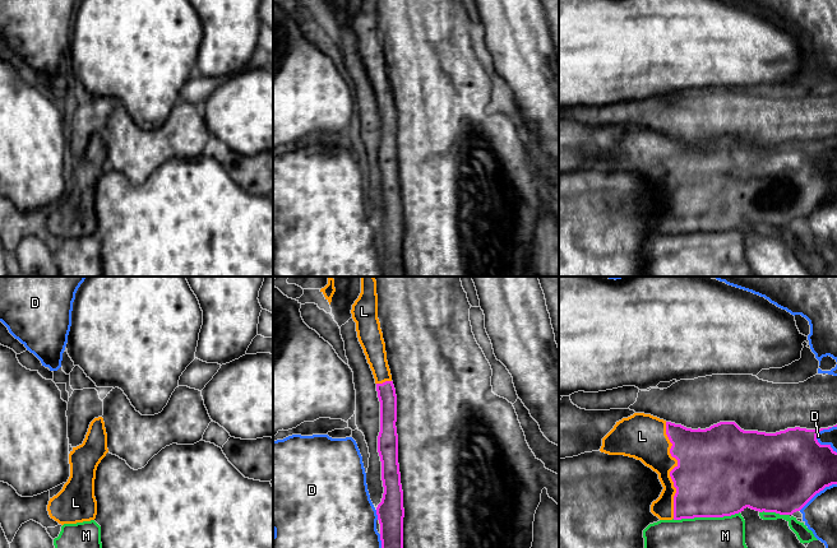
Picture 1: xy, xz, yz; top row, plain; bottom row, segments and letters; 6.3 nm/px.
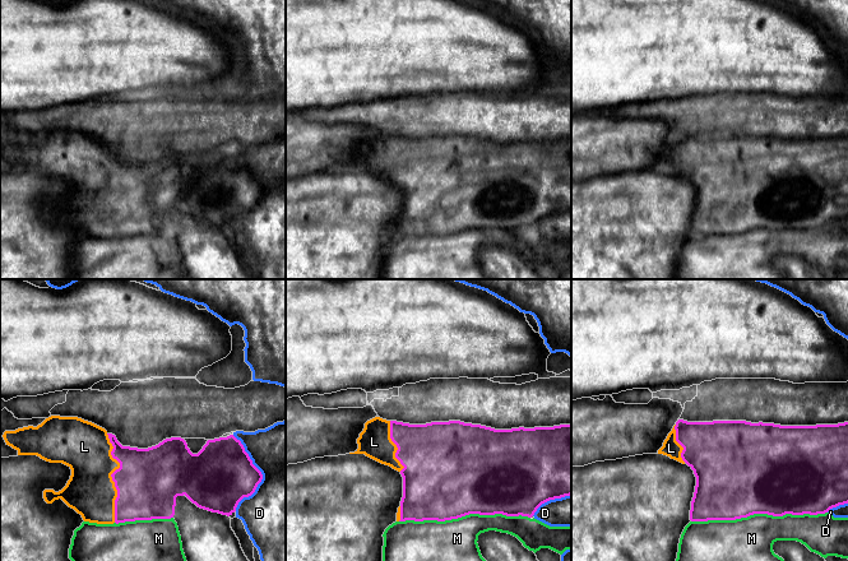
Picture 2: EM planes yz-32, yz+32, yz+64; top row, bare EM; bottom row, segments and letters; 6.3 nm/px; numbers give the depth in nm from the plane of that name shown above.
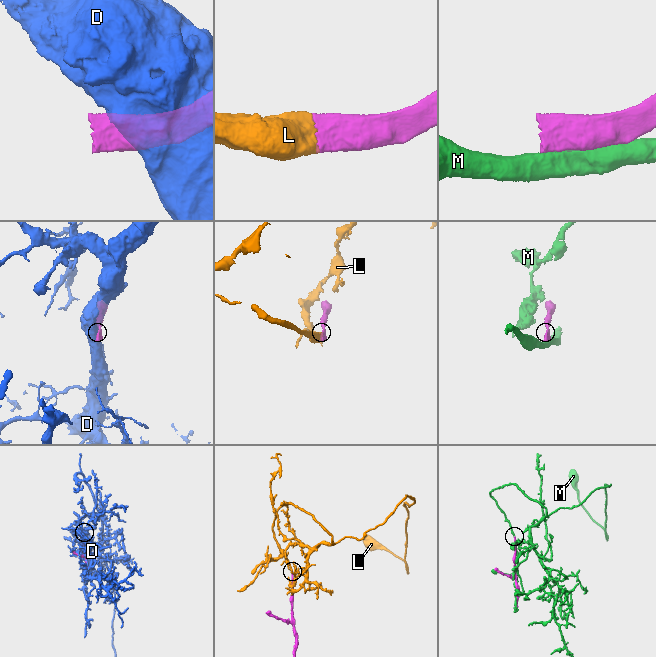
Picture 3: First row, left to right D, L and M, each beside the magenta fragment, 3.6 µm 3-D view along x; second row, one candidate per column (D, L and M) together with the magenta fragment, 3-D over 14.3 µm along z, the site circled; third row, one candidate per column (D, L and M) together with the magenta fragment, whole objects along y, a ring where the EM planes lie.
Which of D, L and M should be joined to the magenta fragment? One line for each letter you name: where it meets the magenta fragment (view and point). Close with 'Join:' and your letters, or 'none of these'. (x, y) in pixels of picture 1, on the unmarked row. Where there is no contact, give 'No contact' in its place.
L: Touches magenta at yz (671, 185)
Join: L

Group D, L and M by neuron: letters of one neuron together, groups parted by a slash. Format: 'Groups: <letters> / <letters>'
Groups: D / L / M

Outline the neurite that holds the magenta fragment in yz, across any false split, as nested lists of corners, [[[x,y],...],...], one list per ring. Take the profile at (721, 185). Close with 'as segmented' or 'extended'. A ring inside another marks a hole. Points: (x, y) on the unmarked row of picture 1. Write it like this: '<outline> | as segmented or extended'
[[[634,127],[633,130],[630,130],[628,133],[623,133],[621,135],[616,136],[614,143],[602,153],[602,161],[601,161],[600,166],[609,168],[609,169],[624,169],[624,171],[634,172],[637,175],[641,175],[646,181],[651,182],[653,186],[656,186],[658,189],[658,194],[660,194],[663,204],[662,204],[660,212],[652,217],[651,227],[655,231],[657,231],[660,234],[672,234],[672,233],[681,234],[681,233],[694,233],[694,232],[723,232],[723,231],[731,231],[731,229],[739,228],[739,227],[744,226],[746,222],[755,224],[755,226],[759,226],[759,227],[764,226],[764,227],[776,227],[780,229],[792,229],[794,227],[800,226],[817,208],[823,205],[826,201],[829,201],[832,199],[837,199],[837,167],[831,162],[831,159],[820,159],[817,154],[817,149],[820,145],[829,144],[829,143],[832,143],[832,141],[820,143],[820,144],[806,144],[806,143],[795,141],[795,143],[787,143],[785,145],[780,145],[776,148],[766,148],[766,147],[758,147],[758,145],[744,145],[735,136],[720,136],[720,138],[713,139],[706,144],[700,144],[700,143],[692,144],[692,143],[686,143],[681,139],[666,136],[666,135],[660,134],[657,131],[653,131],[651,129]]] | extended

